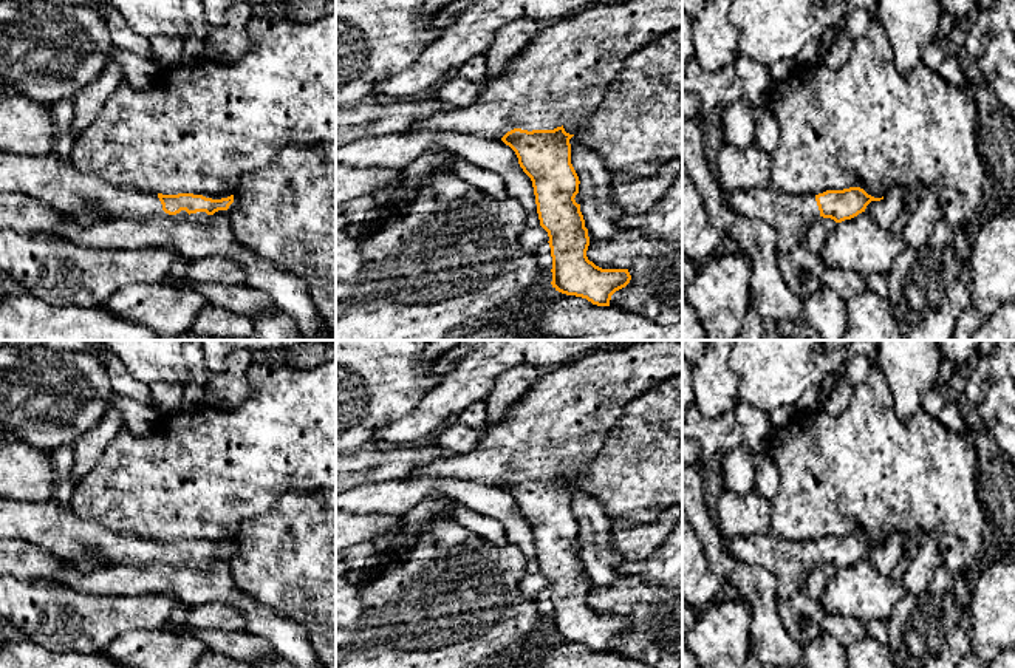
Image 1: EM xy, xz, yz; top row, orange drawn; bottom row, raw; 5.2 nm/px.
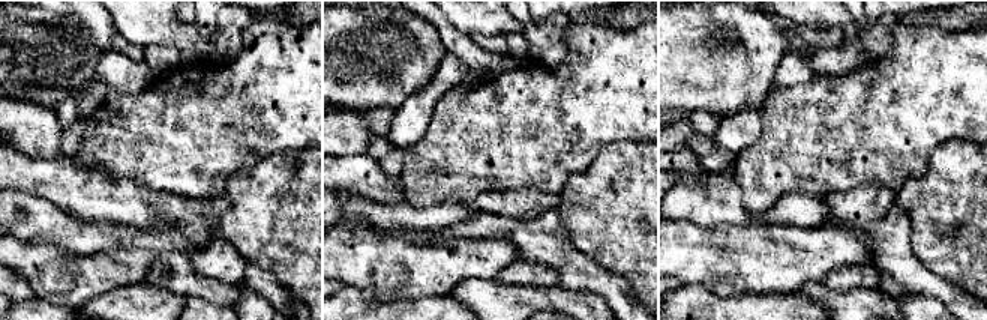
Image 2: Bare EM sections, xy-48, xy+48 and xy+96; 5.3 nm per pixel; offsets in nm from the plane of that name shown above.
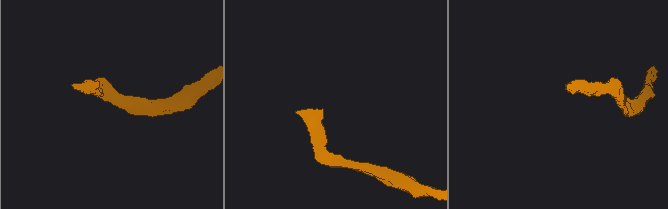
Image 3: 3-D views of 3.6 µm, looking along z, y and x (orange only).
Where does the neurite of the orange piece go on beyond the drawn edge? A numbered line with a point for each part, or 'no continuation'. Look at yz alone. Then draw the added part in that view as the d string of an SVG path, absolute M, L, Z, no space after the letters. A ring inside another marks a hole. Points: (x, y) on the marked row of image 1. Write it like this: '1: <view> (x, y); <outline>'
1: yz (791, 215); M767 186L726 196L735 213L761 220L774 227L778 254L801 249L811 226L820 218L814 195L781 193Z

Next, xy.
1: xy (198, 218); M181 210L179 213L173 215L178 218L187 218L190 220L193 224L206 224L209 221L209 216L206 212L197 212L197 213L187 213L186 210Z

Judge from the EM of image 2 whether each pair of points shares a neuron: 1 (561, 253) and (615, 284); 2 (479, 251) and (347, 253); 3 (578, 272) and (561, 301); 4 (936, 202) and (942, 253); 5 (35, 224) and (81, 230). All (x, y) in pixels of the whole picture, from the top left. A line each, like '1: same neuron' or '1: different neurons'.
1: same neuron
2: same neuron
3: different neurons
4: same neuron
5: same neuron

